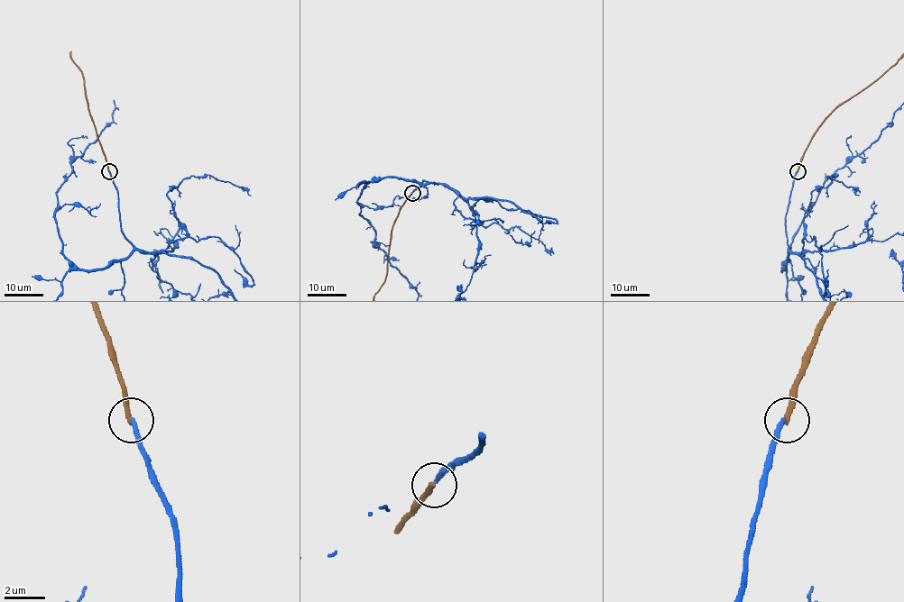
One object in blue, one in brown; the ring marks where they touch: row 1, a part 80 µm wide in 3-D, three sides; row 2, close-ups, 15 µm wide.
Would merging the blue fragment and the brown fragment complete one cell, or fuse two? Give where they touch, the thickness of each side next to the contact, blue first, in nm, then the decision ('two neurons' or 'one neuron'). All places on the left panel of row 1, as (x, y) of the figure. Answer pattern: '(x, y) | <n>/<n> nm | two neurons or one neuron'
(109, 171) | 240/240 nm | one neuron

